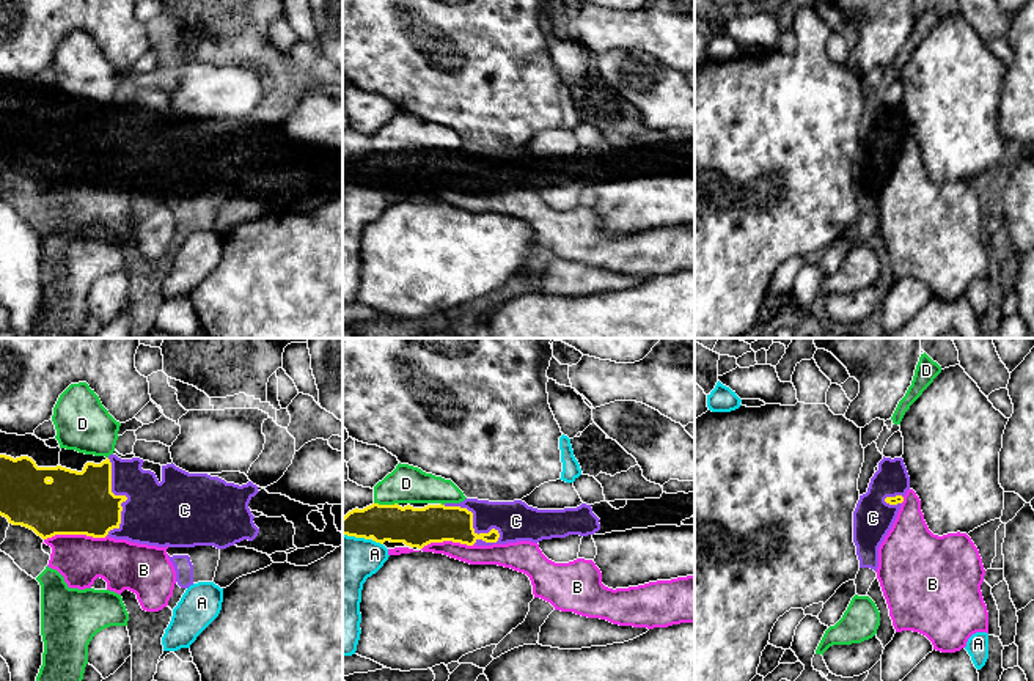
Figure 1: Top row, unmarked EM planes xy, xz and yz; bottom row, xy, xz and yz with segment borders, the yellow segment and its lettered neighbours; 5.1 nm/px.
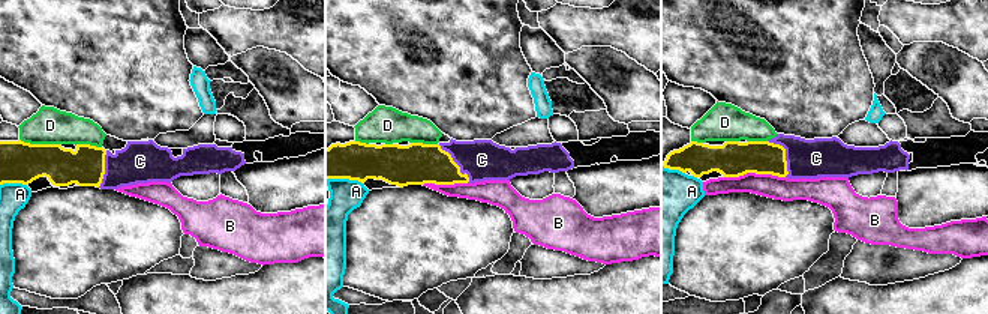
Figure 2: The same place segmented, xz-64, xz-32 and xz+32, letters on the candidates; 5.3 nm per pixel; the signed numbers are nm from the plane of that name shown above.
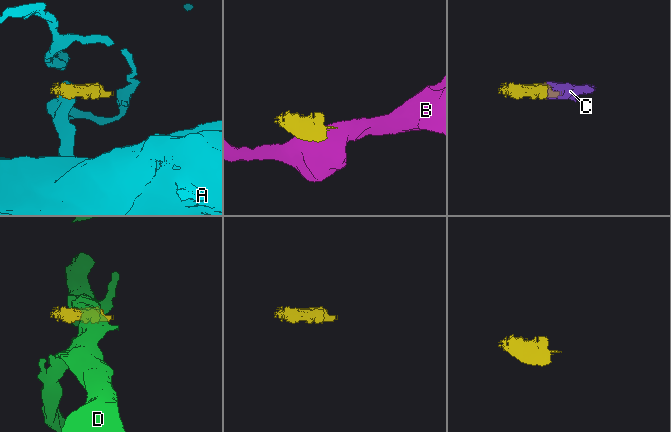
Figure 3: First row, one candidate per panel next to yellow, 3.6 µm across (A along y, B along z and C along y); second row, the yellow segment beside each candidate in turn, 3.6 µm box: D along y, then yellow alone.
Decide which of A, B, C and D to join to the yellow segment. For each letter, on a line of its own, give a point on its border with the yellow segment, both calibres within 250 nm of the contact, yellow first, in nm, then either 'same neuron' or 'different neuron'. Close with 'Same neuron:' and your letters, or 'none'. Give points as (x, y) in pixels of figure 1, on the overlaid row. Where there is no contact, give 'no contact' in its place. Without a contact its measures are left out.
A: contact xz (363, 537); calibres 190 and 280 nm; different neuron
B: contact xy (74, 533); calibres 320 and 240 nm; different neuron
C: contact xz (472, 522); calibres 190 and 200 nm; same neuron
D: contact xz (387, 505); calibres 200 and 190 nm; different neuron
Same neuron: C

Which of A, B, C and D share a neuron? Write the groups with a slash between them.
A / B / C / D

